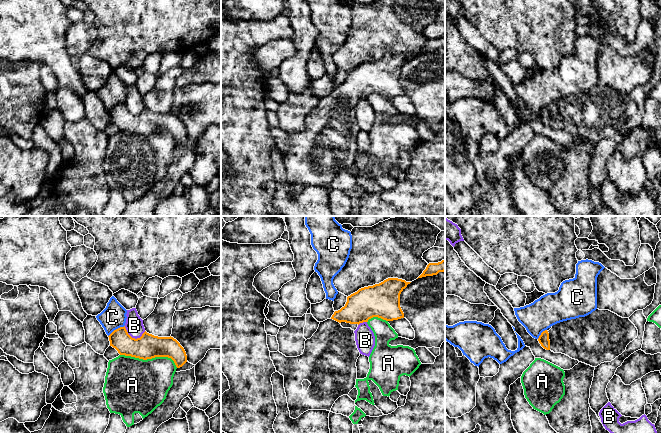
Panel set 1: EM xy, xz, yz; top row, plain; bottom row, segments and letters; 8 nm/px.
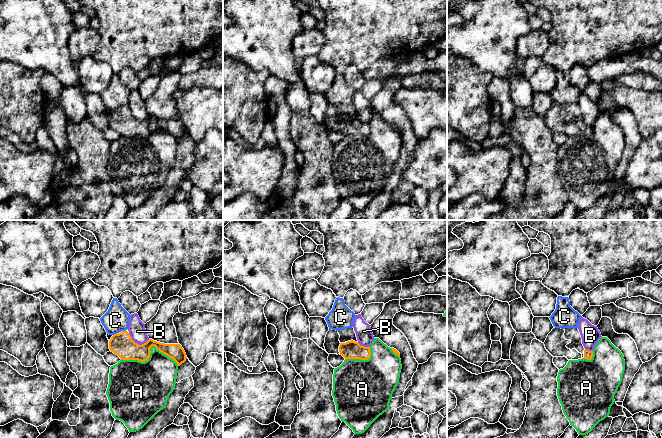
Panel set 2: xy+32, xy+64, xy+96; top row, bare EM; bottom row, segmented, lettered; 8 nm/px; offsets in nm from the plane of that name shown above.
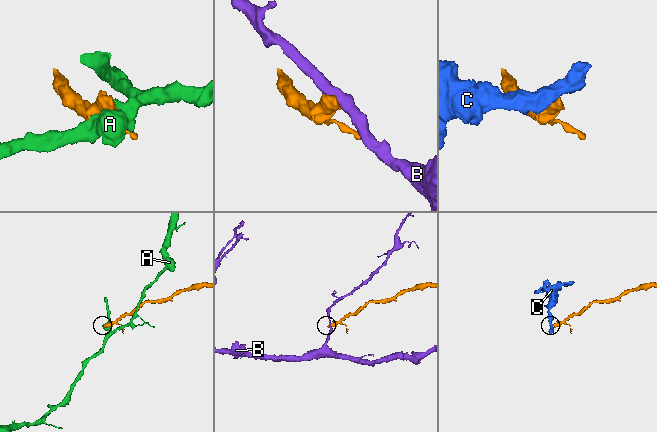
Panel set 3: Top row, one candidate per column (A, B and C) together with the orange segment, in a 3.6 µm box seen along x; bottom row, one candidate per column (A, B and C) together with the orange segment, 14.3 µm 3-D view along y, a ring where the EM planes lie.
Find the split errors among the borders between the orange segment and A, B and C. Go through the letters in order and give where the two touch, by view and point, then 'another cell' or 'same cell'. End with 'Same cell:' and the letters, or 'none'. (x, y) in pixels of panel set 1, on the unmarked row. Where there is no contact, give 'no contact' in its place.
A: meets orange in xy at (150, 134); another cell
B: meets orange in xy at (133, 114); another cell
C: meets orange in xy at (116, 105); another cell
Same cell: none

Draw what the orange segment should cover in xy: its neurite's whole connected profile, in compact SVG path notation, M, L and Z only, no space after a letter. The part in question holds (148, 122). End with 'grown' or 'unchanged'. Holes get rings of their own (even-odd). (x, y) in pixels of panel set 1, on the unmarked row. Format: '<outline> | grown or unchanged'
M125 102L114 106L109 112L110 122L120 131L131 132L143 136L155 133L171 134L180 144L187 138L184 124L173 113L158 113L146 107L140 114L132 114Z | unchanged

